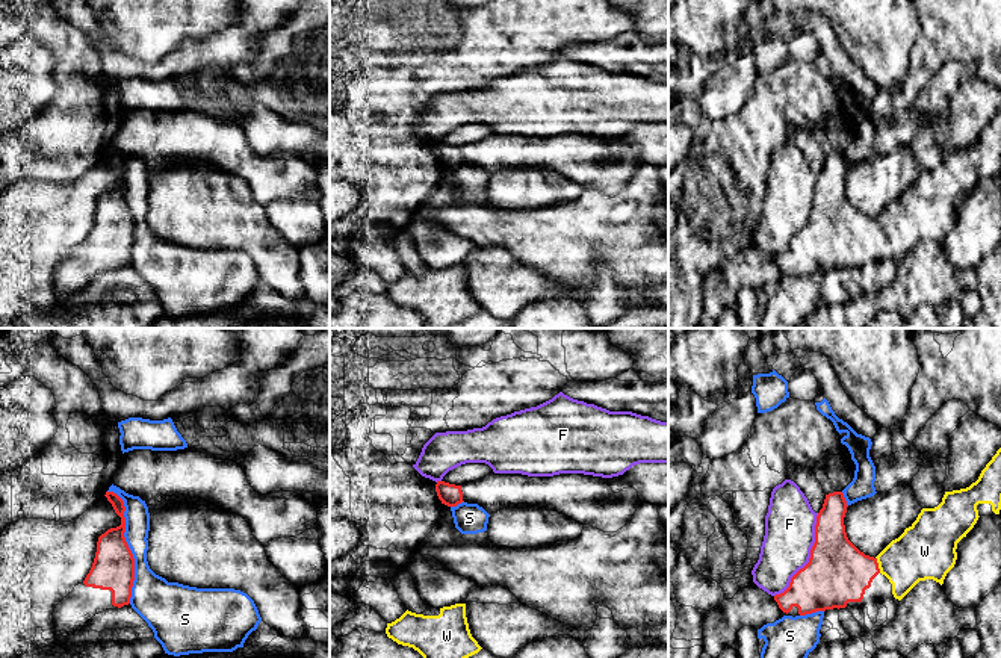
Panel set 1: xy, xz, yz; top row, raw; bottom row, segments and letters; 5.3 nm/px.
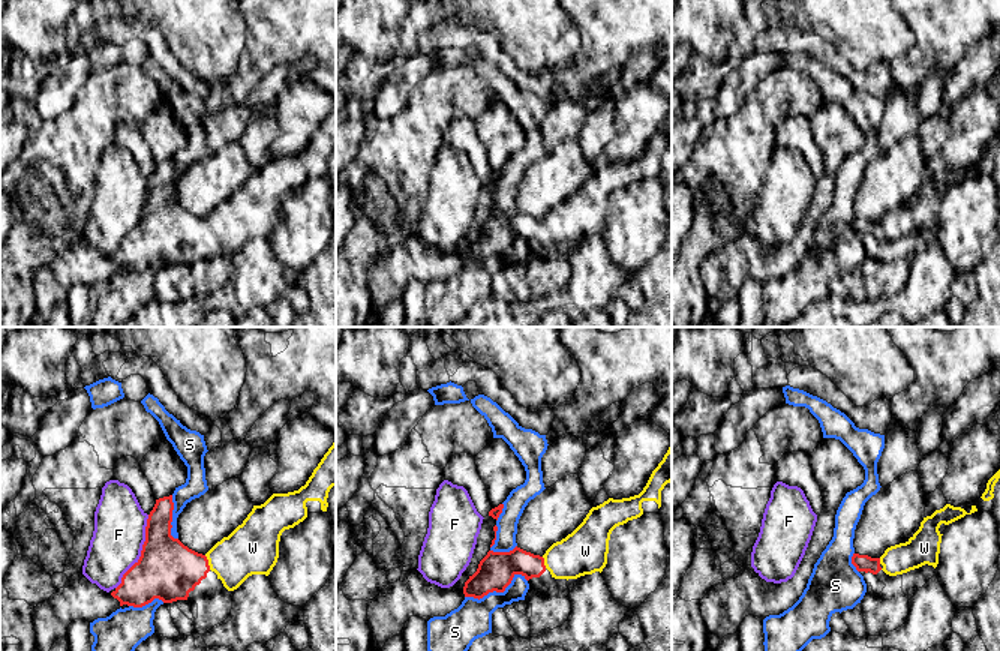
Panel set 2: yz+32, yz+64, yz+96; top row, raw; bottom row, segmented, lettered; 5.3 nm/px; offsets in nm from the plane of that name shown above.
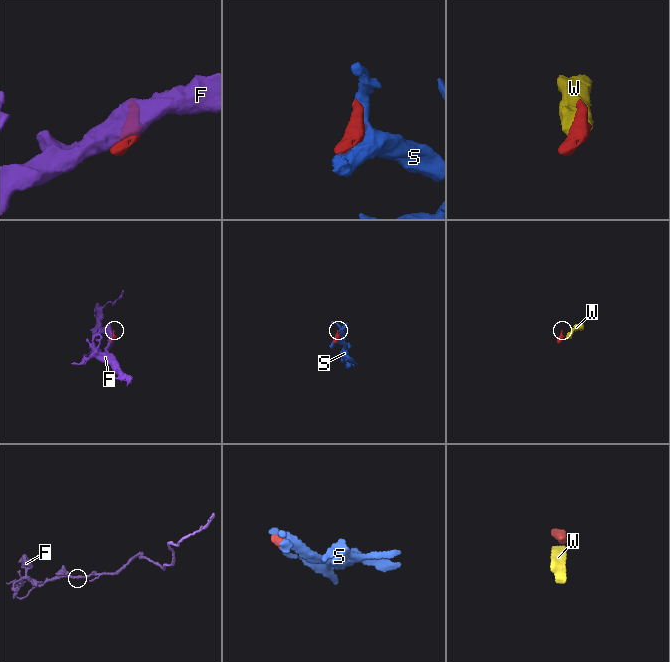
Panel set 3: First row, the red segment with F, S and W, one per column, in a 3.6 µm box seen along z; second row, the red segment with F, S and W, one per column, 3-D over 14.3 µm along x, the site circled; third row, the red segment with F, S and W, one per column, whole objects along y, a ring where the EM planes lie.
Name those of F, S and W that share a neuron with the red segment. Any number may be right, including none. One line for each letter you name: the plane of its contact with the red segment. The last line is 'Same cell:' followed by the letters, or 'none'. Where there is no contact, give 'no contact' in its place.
W: contact in yz
Same cell: W

